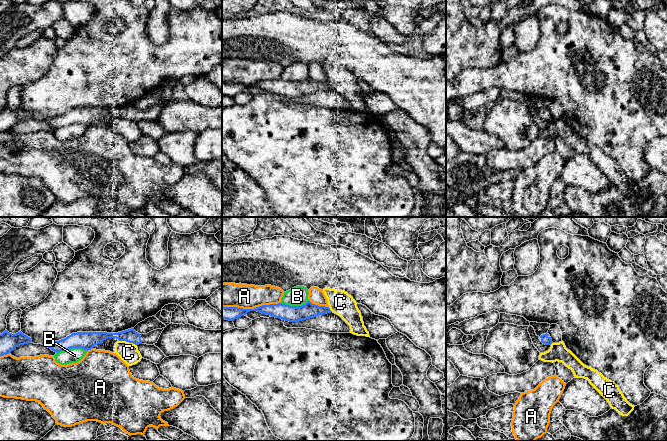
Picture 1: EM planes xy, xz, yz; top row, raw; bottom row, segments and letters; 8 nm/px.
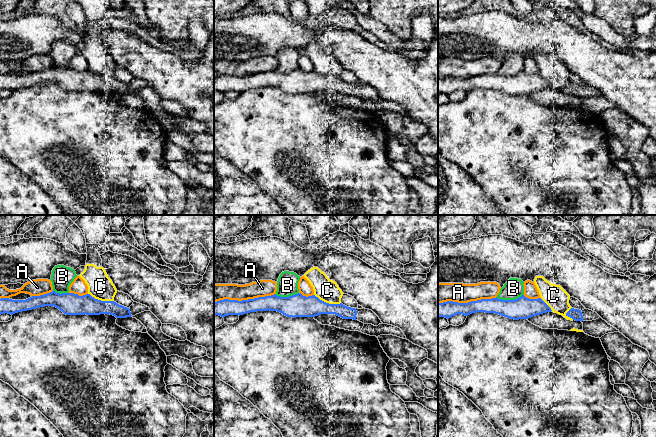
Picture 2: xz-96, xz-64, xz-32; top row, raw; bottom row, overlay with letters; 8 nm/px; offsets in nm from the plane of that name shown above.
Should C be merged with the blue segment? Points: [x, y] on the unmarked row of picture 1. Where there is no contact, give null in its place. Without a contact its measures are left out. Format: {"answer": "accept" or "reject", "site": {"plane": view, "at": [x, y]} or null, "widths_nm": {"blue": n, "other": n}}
{"answer": "reject", "site": {"plane": "xy", "at": [128, 117]}, "widths_nm": {"blue": 110, "other": 160}}

